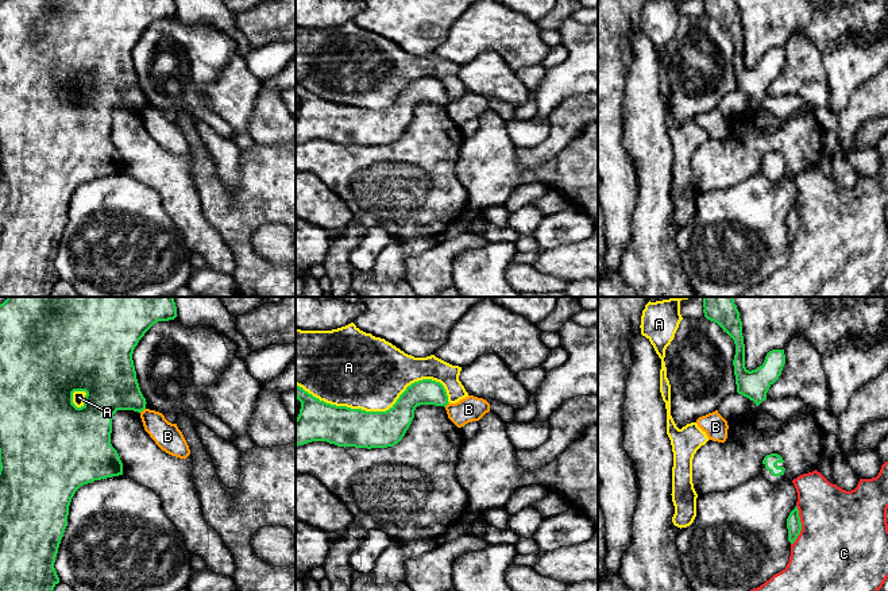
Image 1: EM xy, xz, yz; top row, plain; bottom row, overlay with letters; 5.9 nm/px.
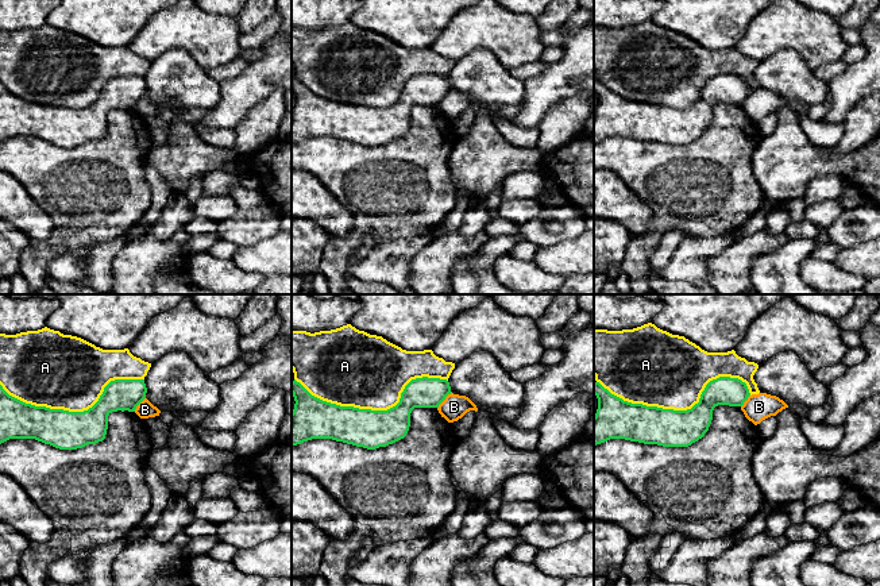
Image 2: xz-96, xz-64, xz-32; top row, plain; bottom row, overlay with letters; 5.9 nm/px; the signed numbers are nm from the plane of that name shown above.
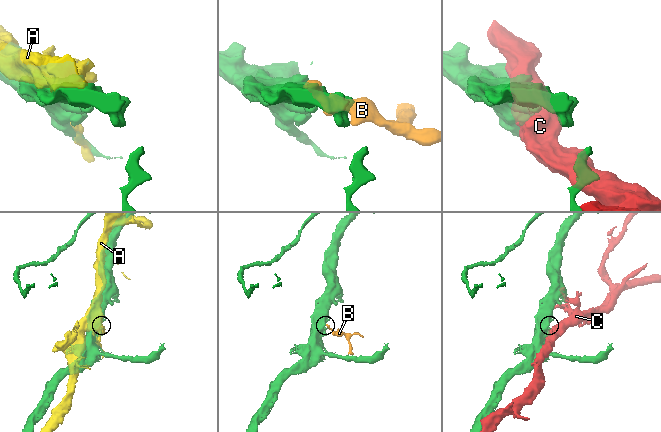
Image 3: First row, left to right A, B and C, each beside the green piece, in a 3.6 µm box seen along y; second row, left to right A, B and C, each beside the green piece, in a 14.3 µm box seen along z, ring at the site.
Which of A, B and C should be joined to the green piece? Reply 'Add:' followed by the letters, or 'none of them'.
Add: none of them

